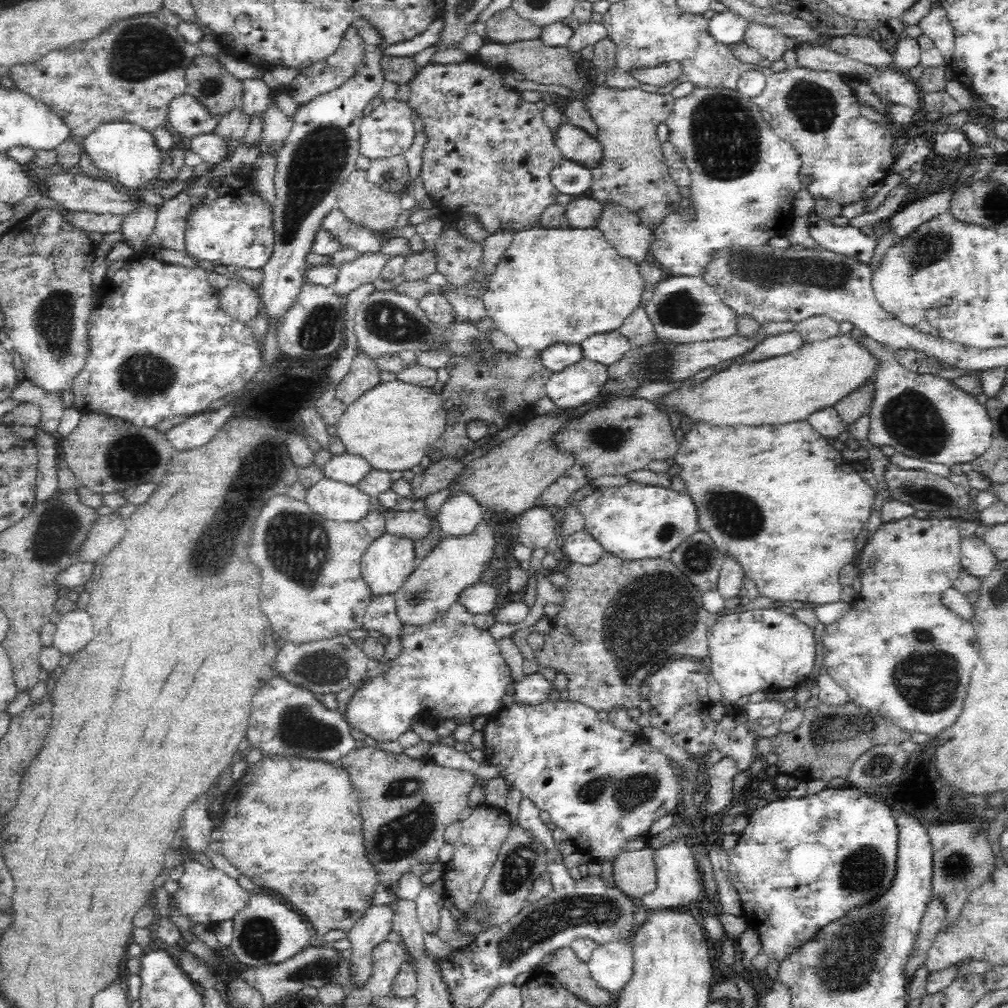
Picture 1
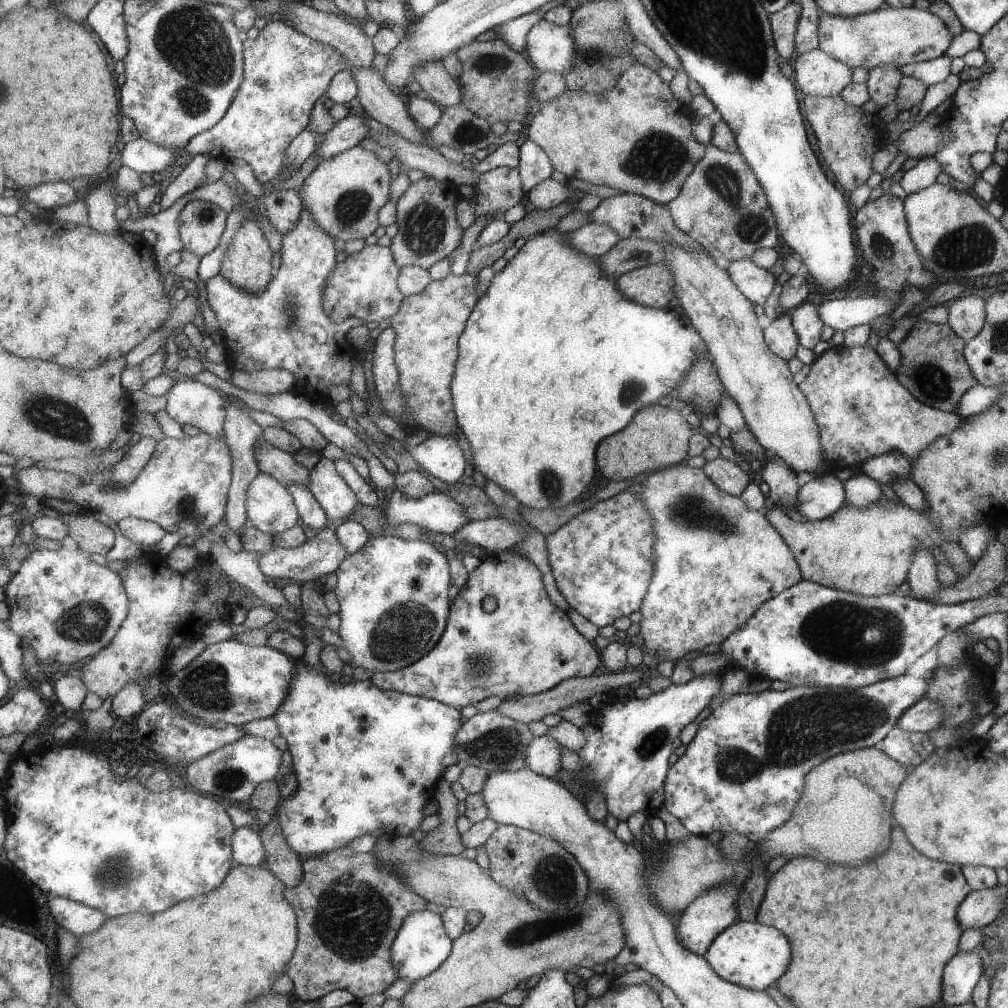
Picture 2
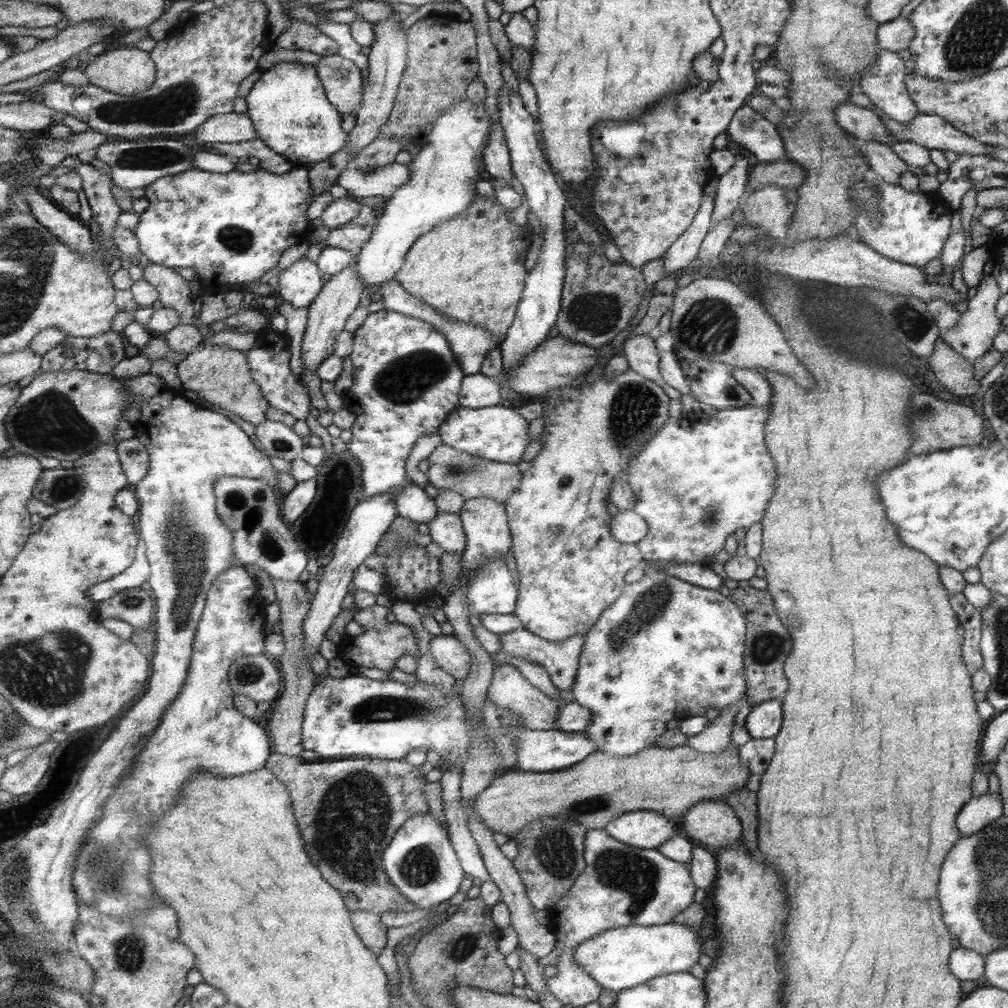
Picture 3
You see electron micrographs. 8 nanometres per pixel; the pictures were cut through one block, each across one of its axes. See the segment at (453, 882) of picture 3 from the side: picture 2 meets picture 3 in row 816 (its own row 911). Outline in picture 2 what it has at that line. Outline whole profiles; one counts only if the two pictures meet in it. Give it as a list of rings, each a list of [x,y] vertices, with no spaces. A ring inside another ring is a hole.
[[[419,910],[413,912],[405,924],[401,926],[401,932],[397,934],[397,940],[393,942],[393,964],[401,978],[419,982],[427,976],[431,976],[441,964],[453,954],[453,938],[449,936],[449,930],[445,926],[445,918],[431,910]]]

